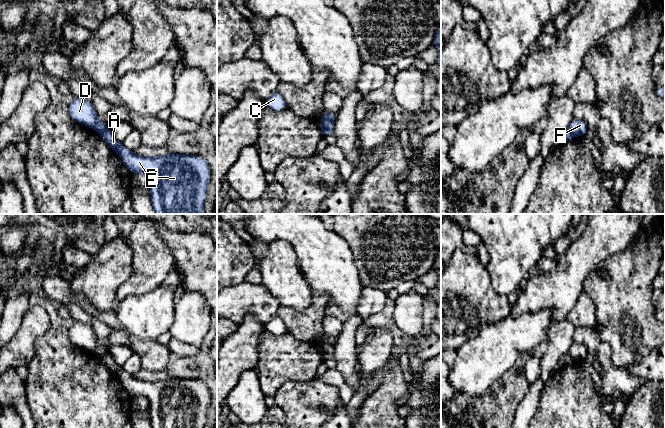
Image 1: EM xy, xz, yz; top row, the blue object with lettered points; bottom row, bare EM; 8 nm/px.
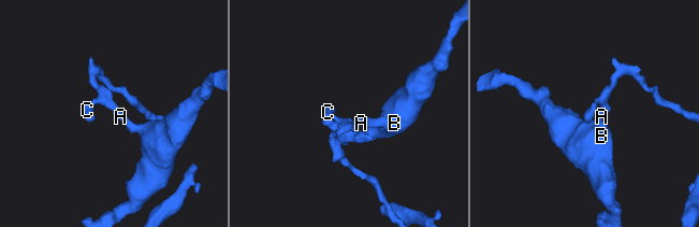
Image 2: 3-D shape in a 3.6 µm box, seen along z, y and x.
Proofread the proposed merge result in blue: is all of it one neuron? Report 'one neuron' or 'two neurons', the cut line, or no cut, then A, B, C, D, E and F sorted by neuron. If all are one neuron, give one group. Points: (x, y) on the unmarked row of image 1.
two neurons; cut xz (322, 341), (333, 346); groups A B E / C D F

